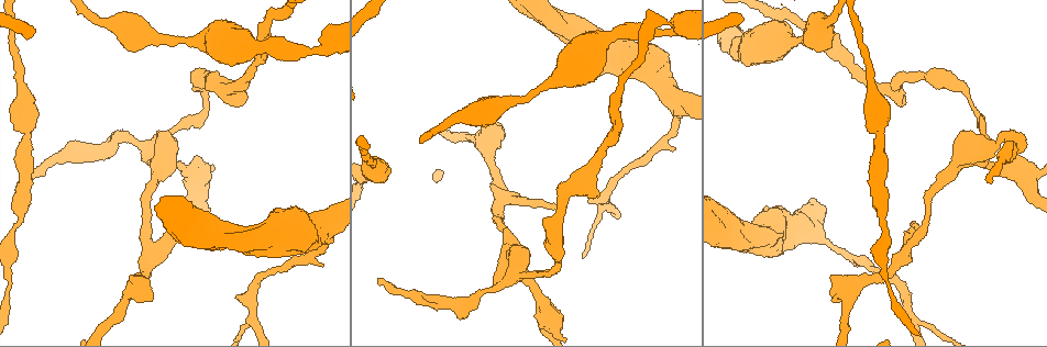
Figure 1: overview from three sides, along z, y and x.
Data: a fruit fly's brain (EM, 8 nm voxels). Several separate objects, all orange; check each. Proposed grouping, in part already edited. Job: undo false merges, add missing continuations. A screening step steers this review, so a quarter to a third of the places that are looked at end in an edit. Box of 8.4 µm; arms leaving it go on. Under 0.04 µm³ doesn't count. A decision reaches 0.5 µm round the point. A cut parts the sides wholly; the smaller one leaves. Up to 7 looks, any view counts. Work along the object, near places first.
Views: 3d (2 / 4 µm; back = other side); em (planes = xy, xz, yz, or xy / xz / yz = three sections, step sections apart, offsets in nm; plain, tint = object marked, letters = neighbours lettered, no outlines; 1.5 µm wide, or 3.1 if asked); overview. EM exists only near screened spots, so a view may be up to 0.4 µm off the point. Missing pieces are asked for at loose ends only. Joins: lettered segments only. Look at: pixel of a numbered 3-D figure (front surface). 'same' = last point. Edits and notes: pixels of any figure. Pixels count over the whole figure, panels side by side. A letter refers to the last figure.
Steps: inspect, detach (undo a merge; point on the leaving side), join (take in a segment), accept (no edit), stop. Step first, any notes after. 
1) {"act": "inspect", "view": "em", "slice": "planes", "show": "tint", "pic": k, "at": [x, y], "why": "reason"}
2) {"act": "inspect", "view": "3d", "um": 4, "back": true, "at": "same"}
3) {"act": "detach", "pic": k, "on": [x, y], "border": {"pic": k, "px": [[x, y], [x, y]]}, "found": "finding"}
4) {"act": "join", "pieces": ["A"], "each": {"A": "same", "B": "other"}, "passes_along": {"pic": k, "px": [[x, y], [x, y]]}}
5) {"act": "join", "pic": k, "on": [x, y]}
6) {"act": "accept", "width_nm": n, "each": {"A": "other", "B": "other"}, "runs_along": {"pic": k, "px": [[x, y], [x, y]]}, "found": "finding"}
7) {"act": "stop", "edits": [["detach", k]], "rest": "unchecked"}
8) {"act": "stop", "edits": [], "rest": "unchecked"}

{"act": "inspect", "view": "em", "slice": "planes", "show": "letters", "pic": 1, "at": [912, 225], "why": "thin end"}

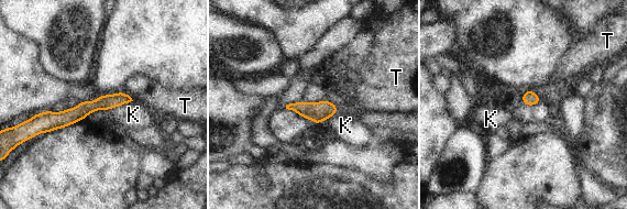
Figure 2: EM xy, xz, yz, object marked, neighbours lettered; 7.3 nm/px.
{"act": "accept", "longest_contact_nm": ["K", 320], "each": {"K": "other", "T": "other"}, "border": {"pic": 2, "px": [[132, 100], [91, 113]]}, "found": "no lettered segment goes on from it"}

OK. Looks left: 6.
{"act": "inspect", "view": "em", "slice": "planes", "show": "letters", "pic": 1, "at": [119, 135], "why": "sharp bend"}

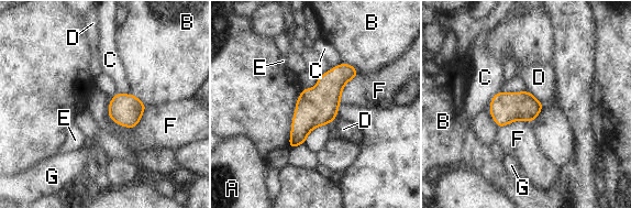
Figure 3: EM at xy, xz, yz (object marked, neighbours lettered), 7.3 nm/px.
{"act": "accept", "each": {"A": "other", "B": "other", "C": "other", "D": "other", "E": "other", "F": "other", "G": "other"}, "border": {"pic": 3, "px": [[527, 90], [543, 105]]}, "found": "all the same neuron"}

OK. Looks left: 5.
{"act": "inspect", "view": "3d", "um": 2, "pic": 1, "at": [968, 91], "why": "sudden change in width"}

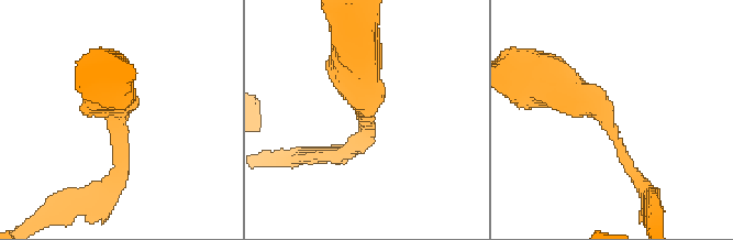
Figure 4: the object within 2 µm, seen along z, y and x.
{"act": "inspect", "view": "em", "slice": "planes", "show": "tint", "pic": 4, "at": [123, 119], "arm_widths_nm": [190, 380]}

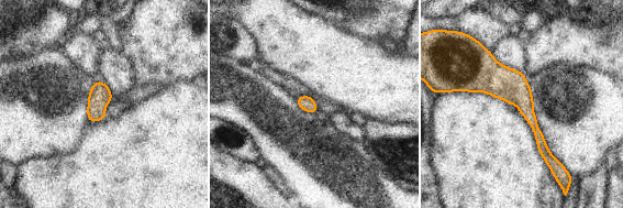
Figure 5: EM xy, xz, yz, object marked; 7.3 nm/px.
{"act": "inspect", "view": "em", "slice": "planes", "show": "letters", "at": "same", "why": "what lies round it"}

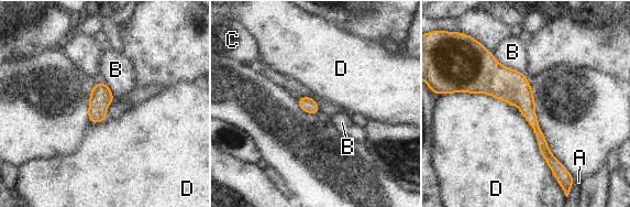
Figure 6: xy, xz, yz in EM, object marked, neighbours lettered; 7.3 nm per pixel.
{"act": "accept", "each": {"A": "other", "B": "other", "C": "other", "D": "other"}, "found": "all the same neuron"}

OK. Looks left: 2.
{"act": "stop", "edits": [], "rest": "unchecked"}

